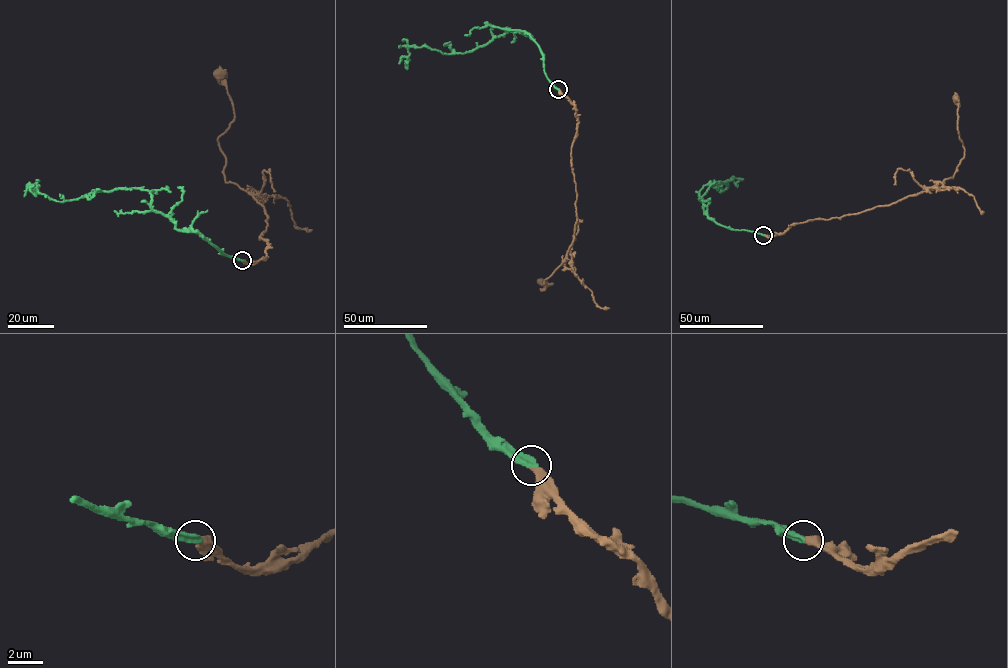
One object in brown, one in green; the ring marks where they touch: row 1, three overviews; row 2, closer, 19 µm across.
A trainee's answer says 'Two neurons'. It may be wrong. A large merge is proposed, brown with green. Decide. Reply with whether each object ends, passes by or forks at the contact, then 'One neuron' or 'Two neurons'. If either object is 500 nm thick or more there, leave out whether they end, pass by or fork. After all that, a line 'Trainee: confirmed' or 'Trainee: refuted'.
At the ring brown ends. At the ring green ends. One neuron
Trainee: refuted

